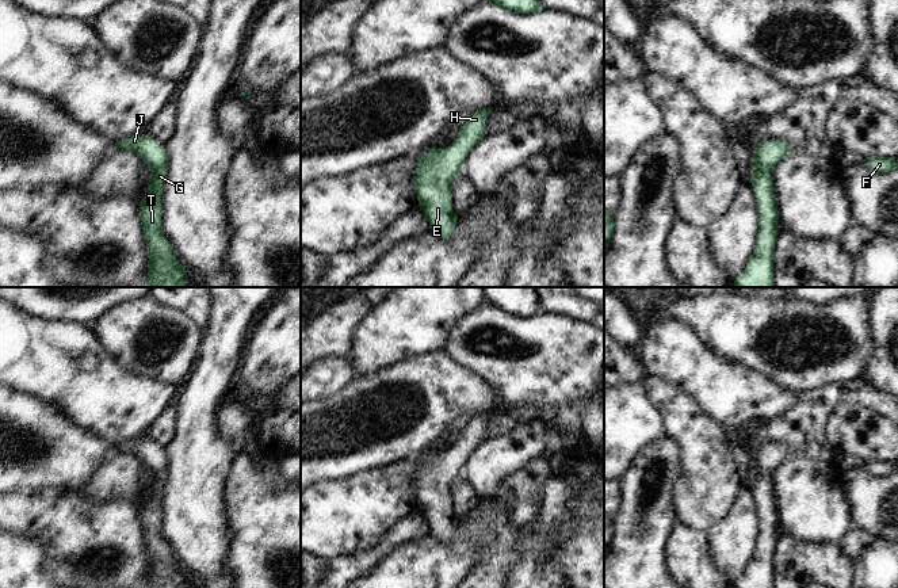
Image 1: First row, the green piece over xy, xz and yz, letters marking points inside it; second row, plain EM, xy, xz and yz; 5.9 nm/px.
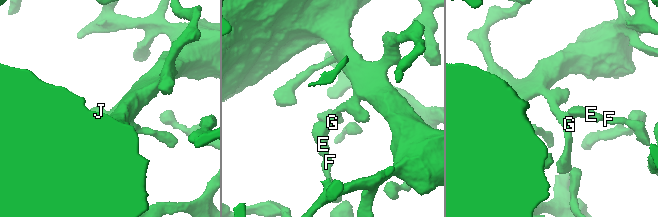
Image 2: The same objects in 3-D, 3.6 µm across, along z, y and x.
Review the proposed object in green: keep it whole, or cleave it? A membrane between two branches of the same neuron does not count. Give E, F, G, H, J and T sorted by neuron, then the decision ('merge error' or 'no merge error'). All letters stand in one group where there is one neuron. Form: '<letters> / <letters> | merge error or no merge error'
E F G H J T | no merge error

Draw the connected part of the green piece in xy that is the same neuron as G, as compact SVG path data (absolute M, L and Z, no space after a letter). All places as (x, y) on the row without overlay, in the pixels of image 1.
M133 438L115 446L125 455L140 458L152 478L148 497L140 504L140 523L148 551L148 581L145 588L187 588L187 576L176 562L172 547L161 534L161 499L167 482L168 461L163 448L150 439Z

